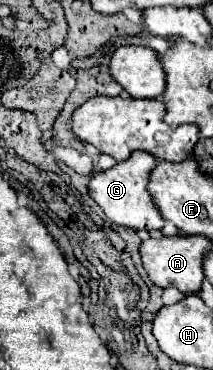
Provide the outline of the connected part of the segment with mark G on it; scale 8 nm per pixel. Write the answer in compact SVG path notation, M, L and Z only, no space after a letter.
M136 151L128 159L116 163L114 167L94 173L88 183L90 197L106 213L106 217L110 221L114 221L116 225L130 227L130 229L144 229L144 231L160 231L164 225L164 219L156 211L156 207L148 195L148 189L146 189L148 173L152 171L152 167L156 167L156 159L150 153Z

